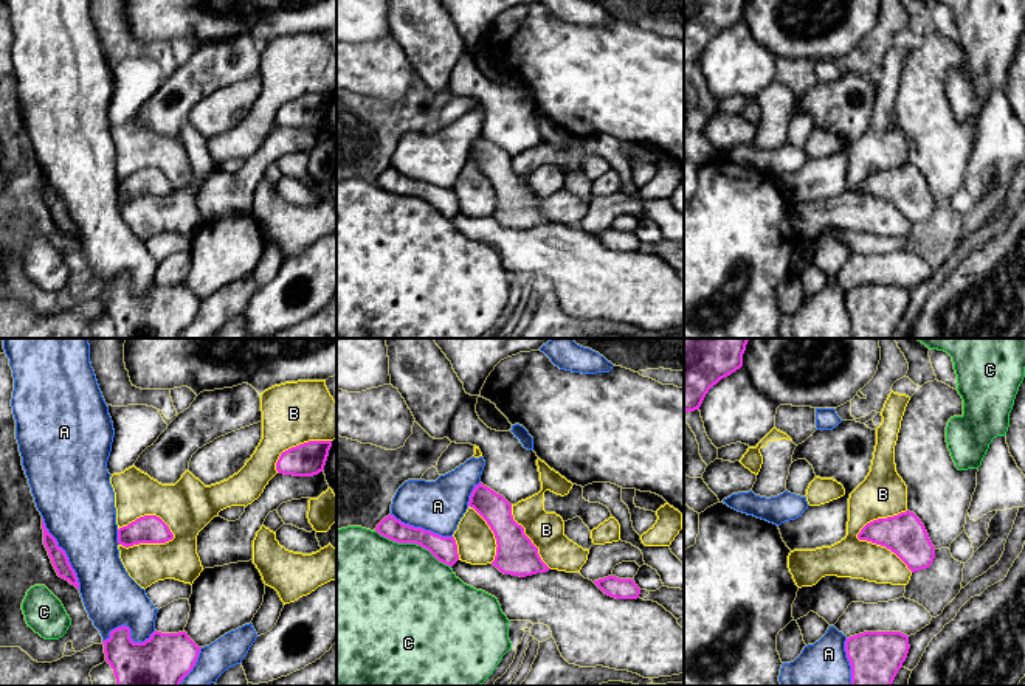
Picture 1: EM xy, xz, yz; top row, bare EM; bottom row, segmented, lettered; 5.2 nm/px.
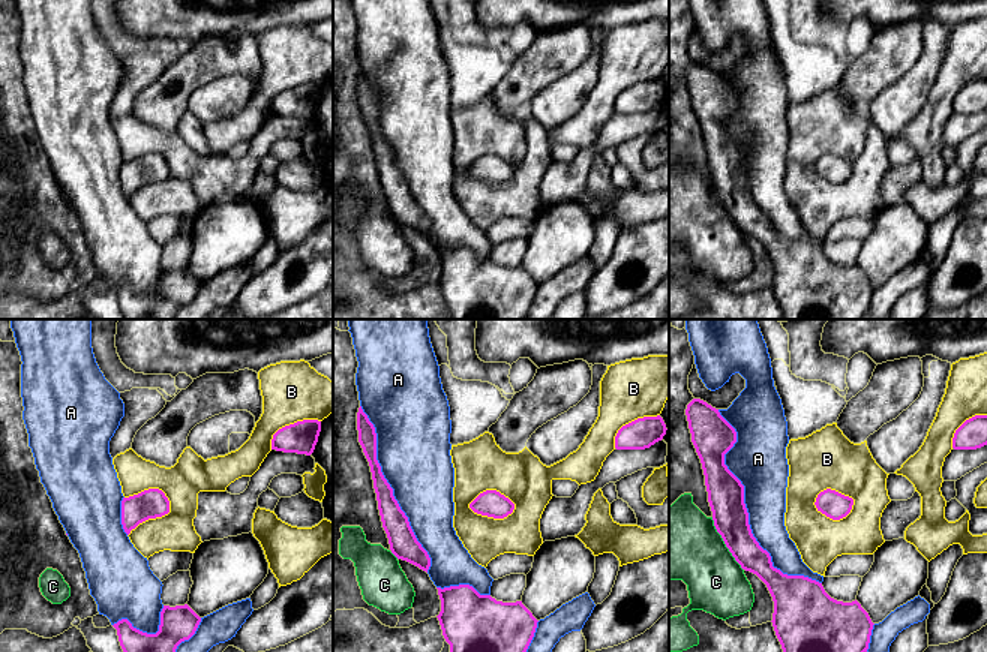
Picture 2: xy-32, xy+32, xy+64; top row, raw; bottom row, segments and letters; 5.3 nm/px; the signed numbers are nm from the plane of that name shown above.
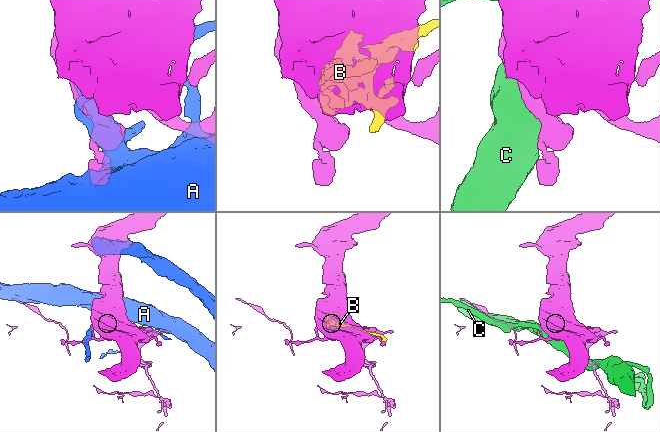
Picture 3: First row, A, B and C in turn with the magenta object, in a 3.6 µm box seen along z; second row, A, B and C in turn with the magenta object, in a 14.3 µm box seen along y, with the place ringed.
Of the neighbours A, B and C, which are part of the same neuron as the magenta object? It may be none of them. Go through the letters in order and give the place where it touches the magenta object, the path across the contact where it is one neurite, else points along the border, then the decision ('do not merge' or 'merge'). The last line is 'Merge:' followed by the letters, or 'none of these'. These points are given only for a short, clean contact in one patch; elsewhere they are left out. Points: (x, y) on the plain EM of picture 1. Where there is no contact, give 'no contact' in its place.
A: xy (64, 205) | do not merge
B: xy (148, 194) | merge
C: xz (413, 194) | do not merge
Merge: B

